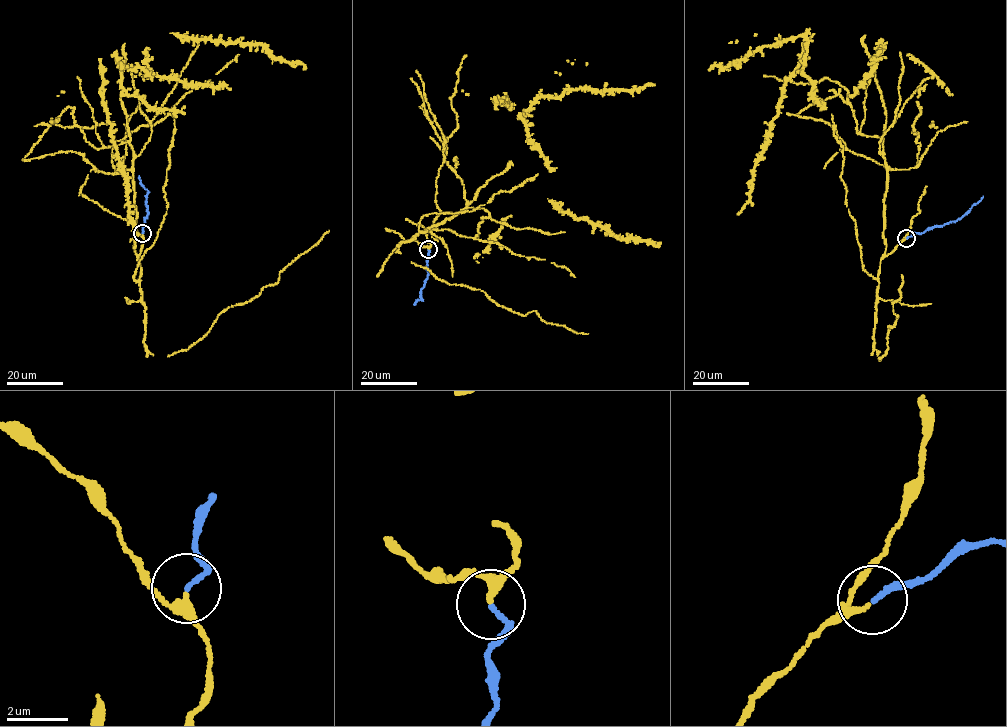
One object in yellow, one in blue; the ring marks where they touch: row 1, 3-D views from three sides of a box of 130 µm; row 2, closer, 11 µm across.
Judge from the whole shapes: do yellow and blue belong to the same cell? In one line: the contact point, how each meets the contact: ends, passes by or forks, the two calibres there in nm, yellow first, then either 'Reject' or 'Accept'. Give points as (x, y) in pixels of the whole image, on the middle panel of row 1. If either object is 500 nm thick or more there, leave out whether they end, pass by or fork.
Place: (428, 249). At the ring yellow passes by. At the ring blue ends. Thickness 160 nm (yellow) against 140 nm. Accept

